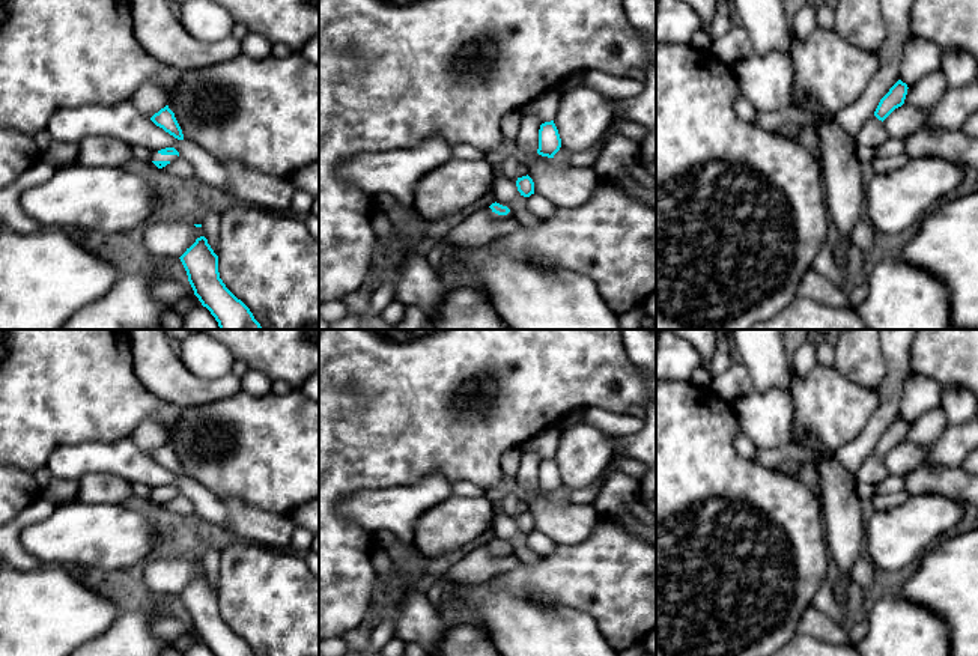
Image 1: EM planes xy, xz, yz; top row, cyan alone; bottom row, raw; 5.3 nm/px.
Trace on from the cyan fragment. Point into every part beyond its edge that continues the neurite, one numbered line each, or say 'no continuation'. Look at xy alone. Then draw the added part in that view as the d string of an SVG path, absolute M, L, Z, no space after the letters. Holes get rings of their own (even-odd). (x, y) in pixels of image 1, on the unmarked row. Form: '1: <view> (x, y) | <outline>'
1: xy (155, 494) | M158 487L152 489L152 498L176 498L179 494L178 492L161 492Z

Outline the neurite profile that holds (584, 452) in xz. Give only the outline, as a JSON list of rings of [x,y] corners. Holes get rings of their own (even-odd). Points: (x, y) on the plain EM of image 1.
[[[584,423],[561,429],[554,456],[561,483],[579,490],[606,472],[617,454],[611,438],[612,435]]]

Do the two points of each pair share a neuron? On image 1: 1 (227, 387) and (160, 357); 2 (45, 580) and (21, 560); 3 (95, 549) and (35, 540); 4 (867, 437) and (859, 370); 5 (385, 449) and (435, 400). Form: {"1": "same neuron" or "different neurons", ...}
{"1": "same neuron", "2": "different neurons", "3": "same neuron", "4": "different neurons", "5": "same neuron"}

